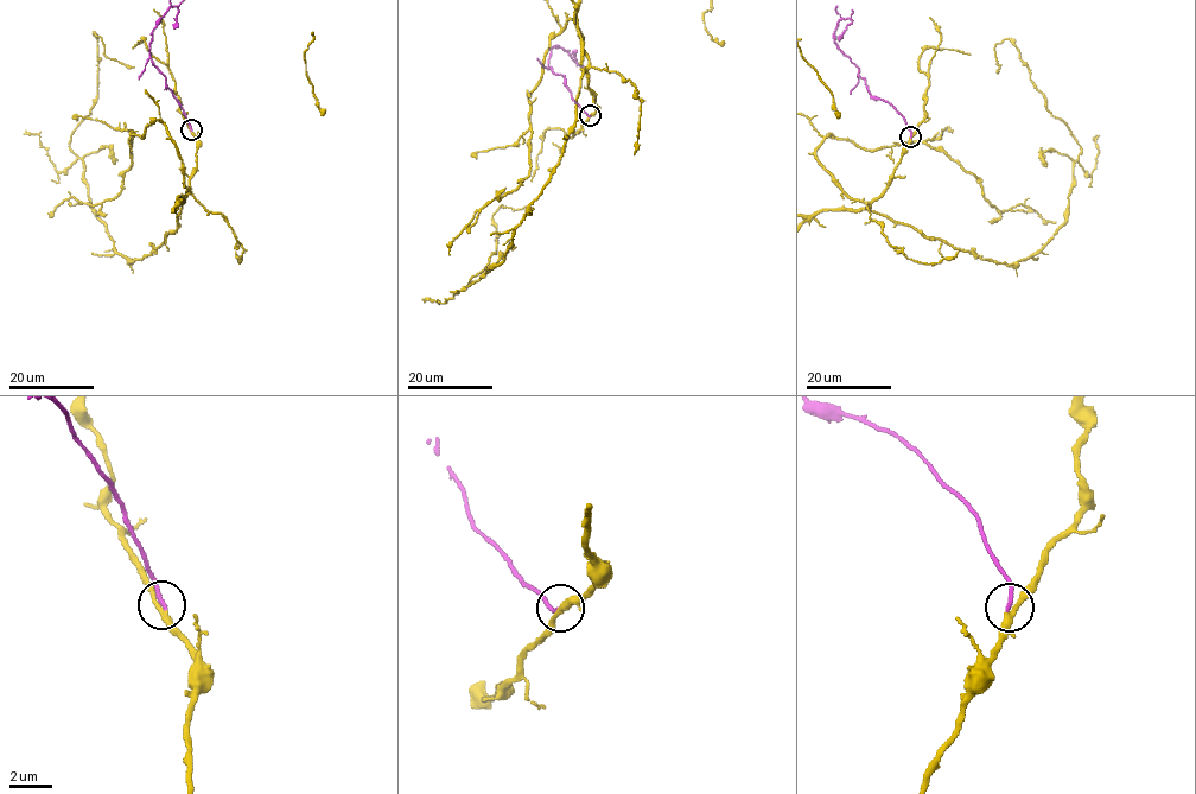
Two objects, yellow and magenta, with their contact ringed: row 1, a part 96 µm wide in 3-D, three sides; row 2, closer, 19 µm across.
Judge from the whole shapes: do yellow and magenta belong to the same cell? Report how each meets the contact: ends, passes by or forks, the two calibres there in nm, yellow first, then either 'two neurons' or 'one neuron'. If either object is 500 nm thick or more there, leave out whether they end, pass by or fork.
yellow passes by; magenta ends there; 280 nm thick on the yellow side, 220 nm on the other; one neuron

